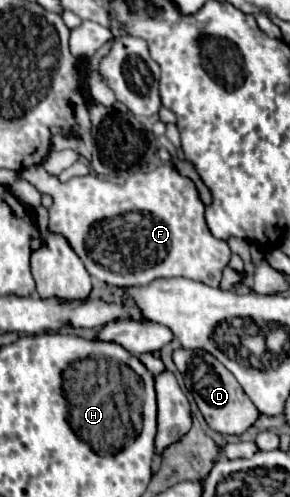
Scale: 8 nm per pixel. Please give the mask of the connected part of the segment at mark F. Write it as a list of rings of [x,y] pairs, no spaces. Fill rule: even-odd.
[[[162,164],[152,172],[136,172],[124,184],[112,184],[96,178],[94,174],[76,176],[68,182],[60,182],[56,176],[50,176],[42,166],[22,170],[22,178],[34,184],[40,192],[46,192],[54,198],[54,204],[48,208],[48,228],[54,234],[64,234],[78,258],[84,262],[86,270],[108,286],[146,286],[152,280],[176,276],[208,284],[208,280],[222,278],[222,270],[228,266],[228,260],[232,256],[228,242],[212,238],[204,222],[204,204],[192,180],[182,176],[170,164]]]

